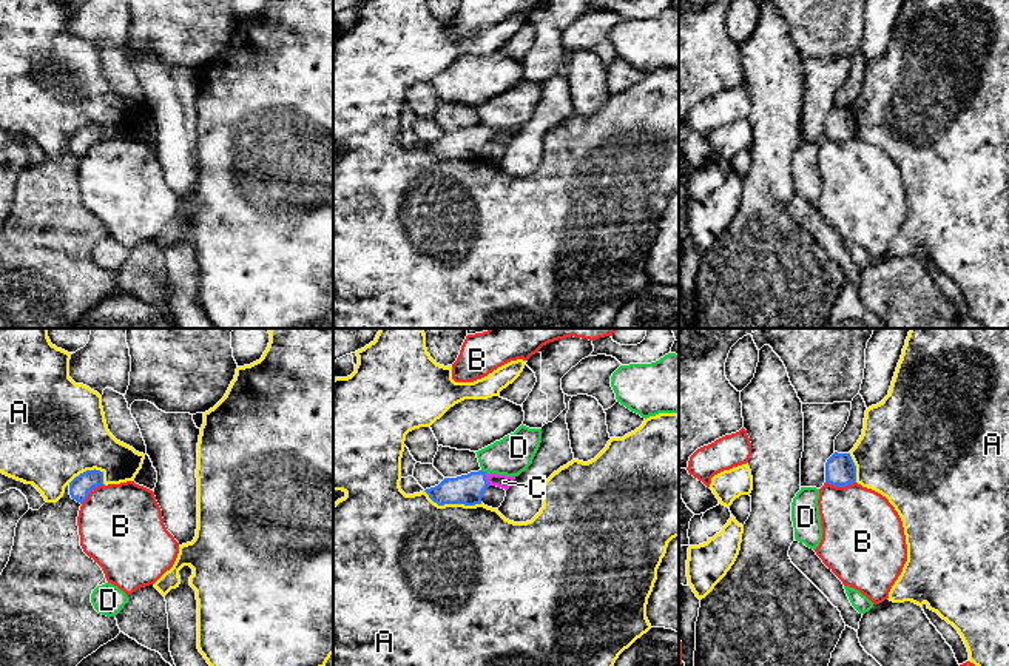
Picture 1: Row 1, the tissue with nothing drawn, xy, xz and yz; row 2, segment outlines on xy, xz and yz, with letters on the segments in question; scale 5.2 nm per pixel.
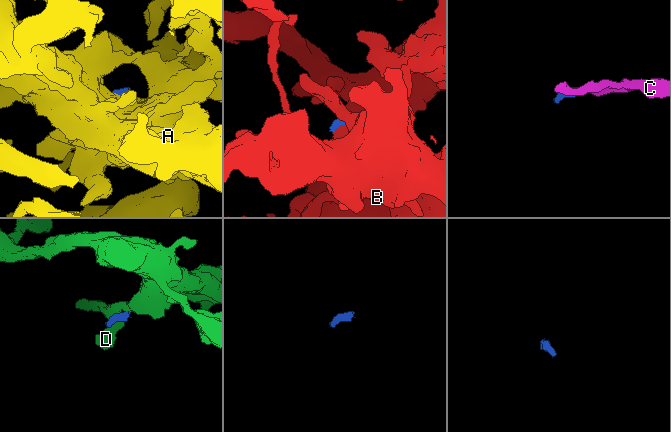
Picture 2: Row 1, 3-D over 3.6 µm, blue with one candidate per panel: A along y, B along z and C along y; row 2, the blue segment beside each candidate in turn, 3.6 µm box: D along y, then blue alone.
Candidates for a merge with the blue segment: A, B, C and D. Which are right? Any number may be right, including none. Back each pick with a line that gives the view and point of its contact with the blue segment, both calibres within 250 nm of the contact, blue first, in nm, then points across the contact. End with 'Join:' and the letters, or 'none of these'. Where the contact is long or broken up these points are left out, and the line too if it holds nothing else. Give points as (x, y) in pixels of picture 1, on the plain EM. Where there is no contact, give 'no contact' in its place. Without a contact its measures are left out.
C: xz (486, 134) | 160/70 nm | across xz (468, 144), (486, 134), (503, 136)
Join: C

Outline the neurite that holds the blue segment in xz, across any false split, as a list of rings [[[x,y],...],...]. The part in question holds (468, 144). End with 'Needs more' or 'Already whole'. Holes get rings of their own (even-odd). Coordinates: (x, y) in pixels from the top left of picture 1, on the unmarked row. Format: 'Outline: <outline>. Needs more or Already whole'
Outline: [[[478,125],[457,133],[444,133],[438,140],[426,143],[424,146],[438,160],[475,160],[481,159],[483,148],[489,140],[508,145],[514,139],[514,134],[514,131]]]. Needs more

